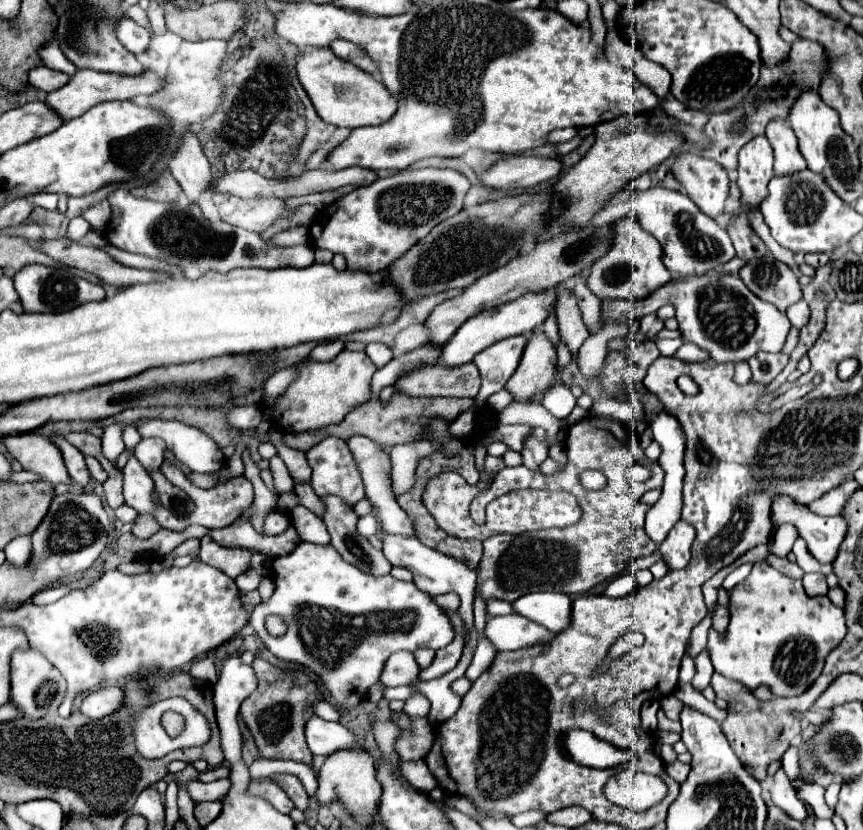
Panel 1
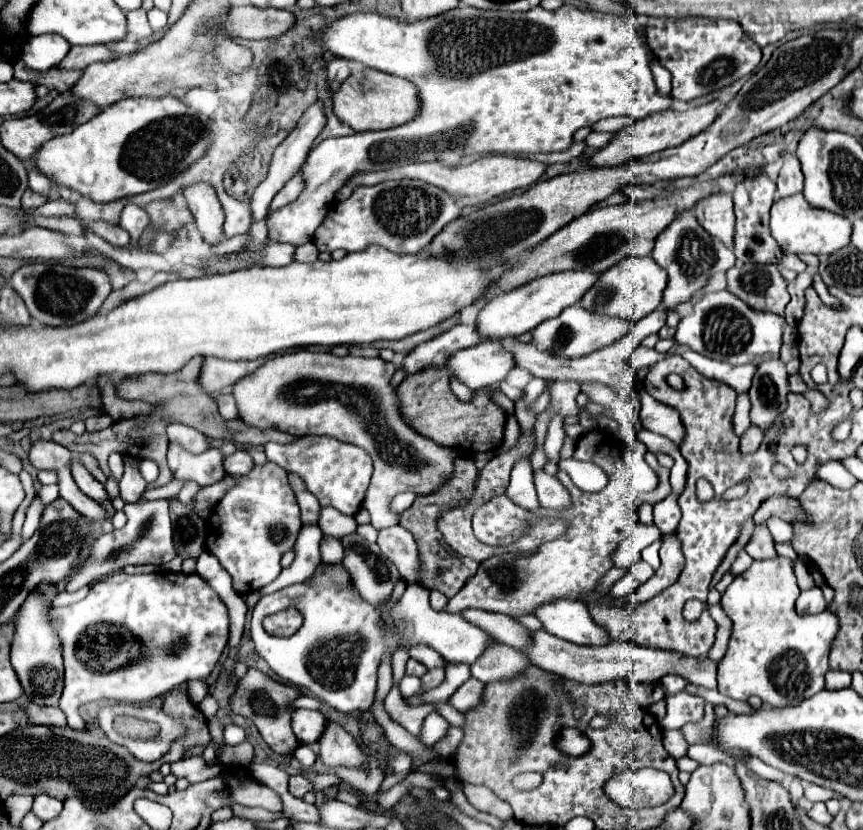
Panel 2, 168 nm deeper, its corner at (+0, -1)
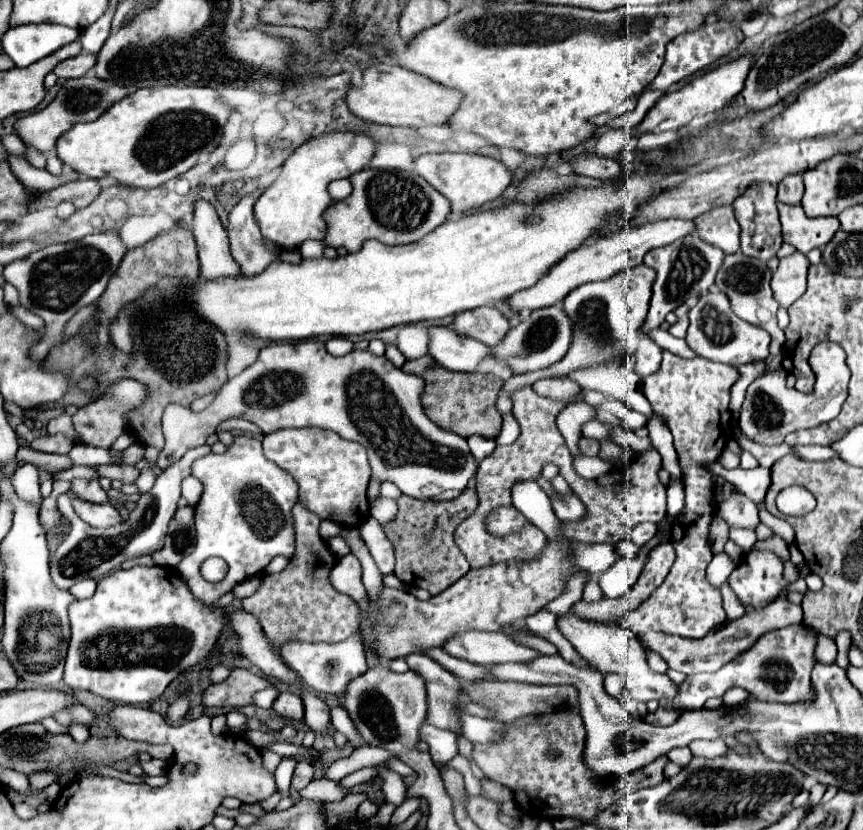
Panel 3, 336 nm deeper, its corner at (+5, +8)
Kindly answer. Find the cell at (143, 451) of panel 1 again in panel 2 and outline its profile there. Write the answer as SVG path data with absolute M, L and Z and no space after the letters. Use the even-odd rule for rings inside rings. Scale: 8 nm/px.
M142 459L142 461L140 461L140 473L142 473L142 477L144 477L148 483L152 483L152 481L156 481L156 477L158 477L158 465L156 465L152 459Z

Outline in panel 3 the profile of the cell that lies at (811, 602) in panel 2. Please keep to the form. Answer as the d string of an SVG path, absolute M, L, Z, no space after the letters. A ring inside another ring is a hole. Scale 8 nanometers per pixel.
M785 596L773 600L765 608L759 610L747 610L741 618L725 622L721 628L715 628L709 632L709 636L703 636L699 640L689 640L689 638L677 638L669 636L663 632L647 632L641 636L641 644L659 652L661 658L669 664L671 670L683 672L683 674L699 674L699 672L715 672L733 658L737 658L741 652L749 650L765 632L781 630L791 624L801 624L803 622L803 610L797 604L791 604L785 600Z

